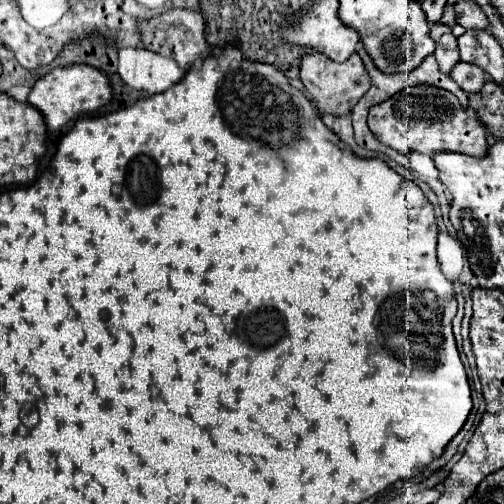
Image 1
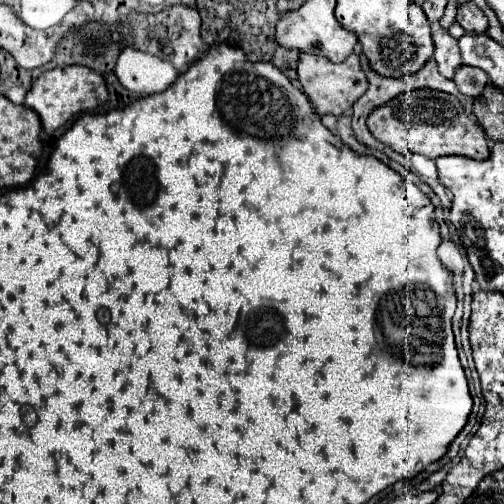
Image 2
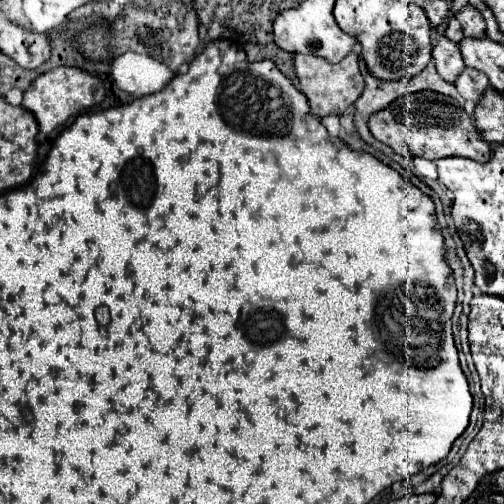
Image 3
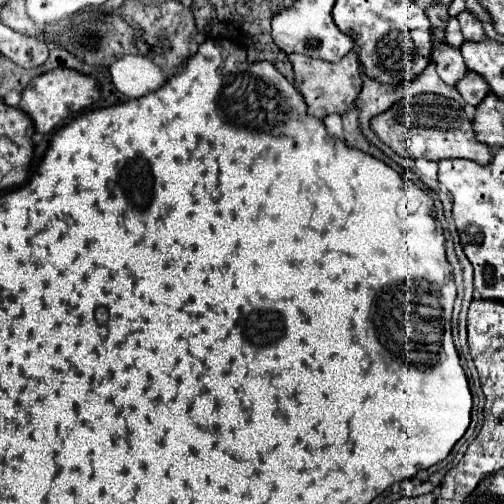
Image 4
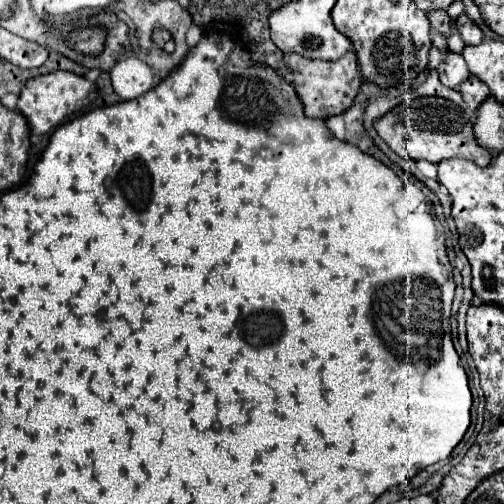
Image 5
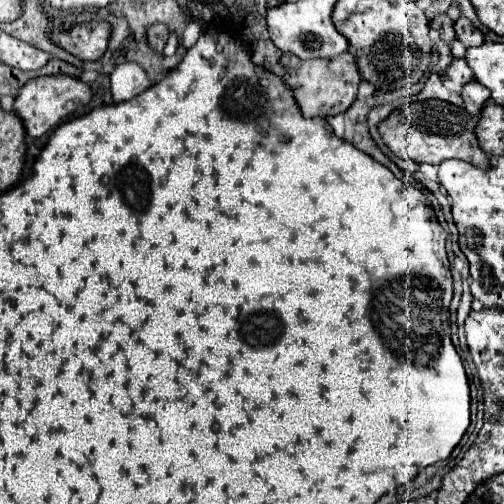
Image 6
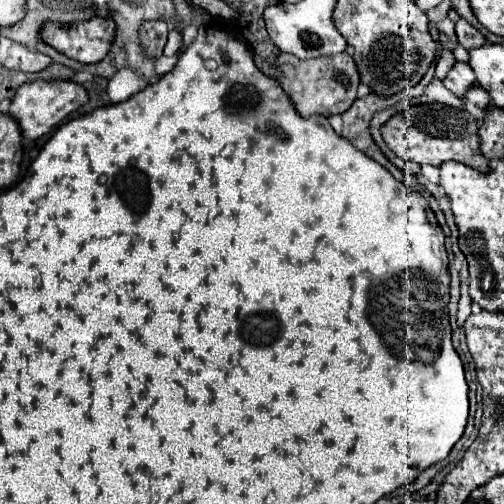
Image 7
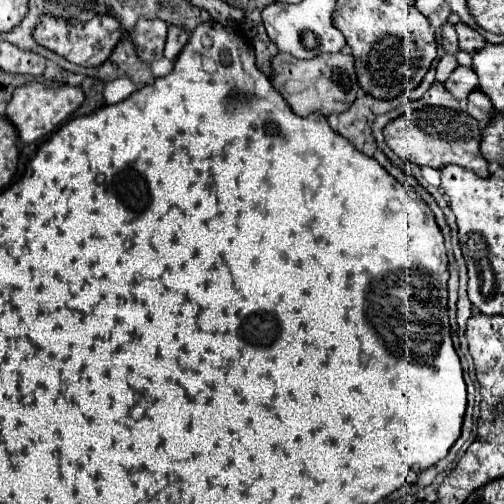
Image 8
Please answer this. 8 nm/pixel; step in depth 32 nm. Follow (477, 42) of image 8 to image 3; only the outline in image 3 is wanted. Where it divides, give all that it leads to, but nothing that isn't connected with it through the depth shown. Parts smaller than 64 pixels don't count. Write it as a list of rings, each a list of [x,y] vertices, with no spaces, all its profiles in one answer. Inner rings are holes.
[[[472,6],[462,8],[462,10],[456,14],[456,18],[458,18],[458,22],[462,24],[462,32],[464,32],[464,36],[484,38],[486,24],[484,24],[480,12],[476,12],[476,8],[472,8]]]

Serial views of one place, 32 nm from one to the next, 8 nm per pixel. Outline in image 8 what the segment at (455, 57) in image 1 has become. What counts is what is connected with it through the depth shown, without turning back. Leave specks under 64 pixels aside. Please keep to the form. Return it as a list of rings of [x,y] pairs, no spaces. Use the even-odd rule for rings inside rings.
[[[458,66],[444,86],[458,102],[462,102],[462,100],[468,98],[470,92],[478,90],[478,80],[476,80],[476,74],[472,70],[468,70],[464,66]]]

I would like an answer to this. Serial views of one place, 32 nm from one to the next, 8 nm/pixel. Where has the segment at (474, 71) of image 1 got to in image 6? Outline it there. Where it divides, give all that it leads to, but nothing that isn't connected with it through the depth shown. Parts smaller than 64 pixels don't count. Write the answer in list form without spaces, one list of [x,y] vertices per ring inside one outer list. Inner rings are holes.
[[[470,82],[470,84],[466,84],[464,90],[462,90],[462,100],[464,100],[466,110],[468,110],[472,116],[480,116],[484,104],[490,100],[488,88],[484,88],[480,82]]]

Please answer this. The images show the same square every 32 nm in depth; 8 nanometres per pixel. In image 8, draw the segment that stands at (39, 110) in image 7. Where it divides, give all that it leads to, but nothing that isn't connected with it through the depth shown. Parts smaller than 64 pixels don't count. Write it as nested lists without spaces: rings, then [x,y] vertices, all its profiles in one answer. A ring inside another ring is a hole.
[[[30,82],[14,90],[12,98],[8,100],[4,116],[6,120],[12,120],[12,126],[18,132],[18,140],[34,142],[58,130],[60,124],[82,104],[82,100],[84,94],[78,86],[48,86],[42,82]]]

